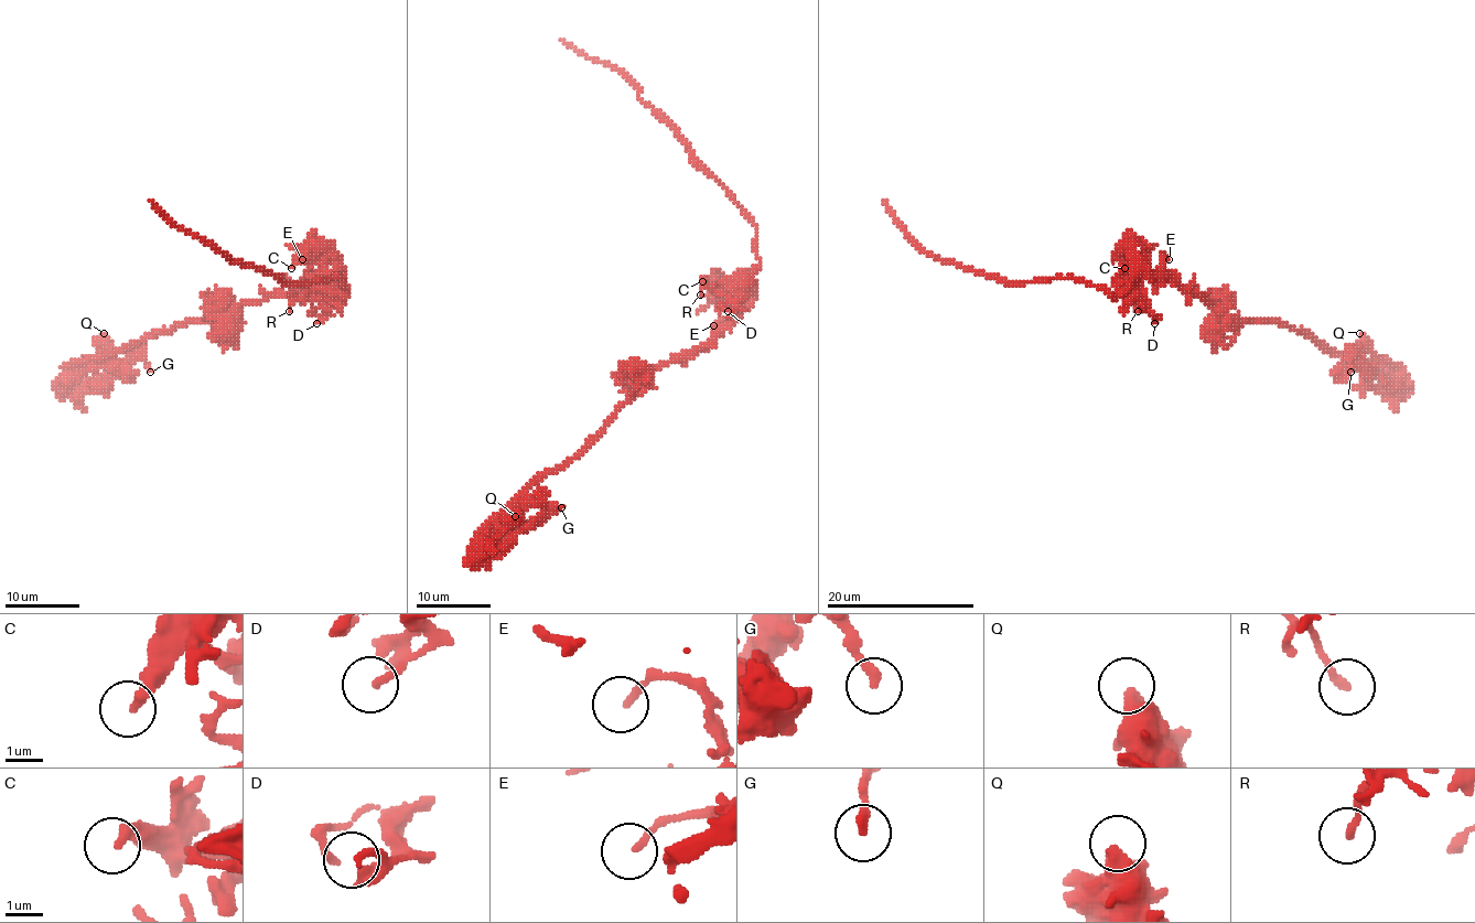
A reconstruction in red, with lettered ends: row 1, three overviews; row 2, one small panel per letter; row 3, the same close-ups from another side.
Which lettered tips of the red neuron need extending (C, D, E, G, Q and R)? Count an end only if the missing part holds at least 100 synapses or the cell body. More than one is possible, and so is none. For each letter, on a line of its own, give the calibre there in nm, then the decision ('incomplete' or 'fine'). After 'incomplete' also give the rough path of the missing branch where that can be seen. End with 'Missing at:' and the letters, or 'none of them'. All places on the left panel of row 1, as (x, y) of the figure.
C: 240 nm | fine
D: 190 nm | fine
E: 180 nm | fine
G: 240 nm | fine
Q: 550 nm | fine
R: 190 nm | fine
Missing at: none of them

